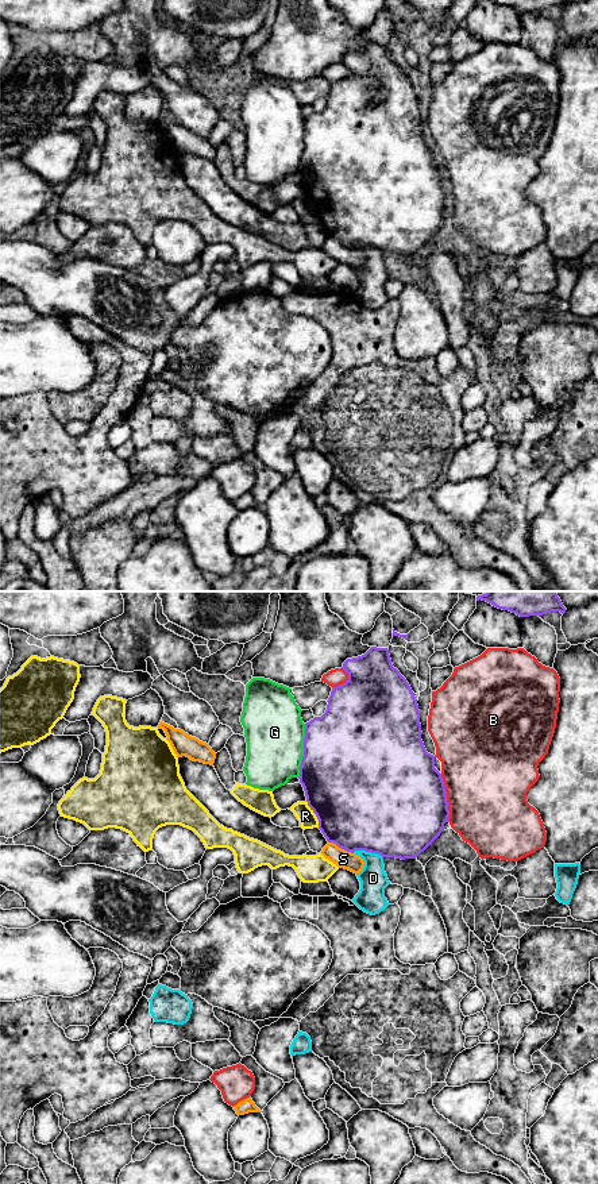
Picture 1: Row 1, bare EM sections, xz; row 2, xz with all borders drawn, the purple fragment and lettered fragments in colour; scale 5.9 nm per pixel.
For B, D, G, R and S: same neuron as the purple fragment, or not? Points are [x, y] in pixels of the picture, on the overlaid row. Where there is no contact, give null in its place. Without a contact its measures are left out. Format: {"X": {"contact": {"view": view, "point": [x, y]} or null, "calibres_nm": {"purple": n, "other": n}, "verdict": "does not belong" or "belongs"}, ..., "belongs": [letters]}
{"B": {"contact": {"view": "xz", "point": [446, 798]}, "calibres_nm": {"purple": 500, "other": 480}, "verdict": "does not belong"}, "D": {"contact": {"view": "xz", "point": [367, 851]}, "calibres_nm": {"purple": 500, "other": 160}, "verdict": "does not belong"}, "G": {"contact": {"view": "xz", "point": [304, 751]}, "calibres_nm": {"purple": 500, "other": 360}, "verdict": "does not belong"}, "R": {"contact": {"view": "xz", "point": [315, 813]}, "calibres_nm": {"purple": 500, "other": 100}, "verdict": "does not belong"}, "S": {"contact": {"view": "xz", "point": [340, 847]}, "calibres_nm": {"purple": 500, "other": 110}, "verdict": "does not belong"}, "belongs": []}

